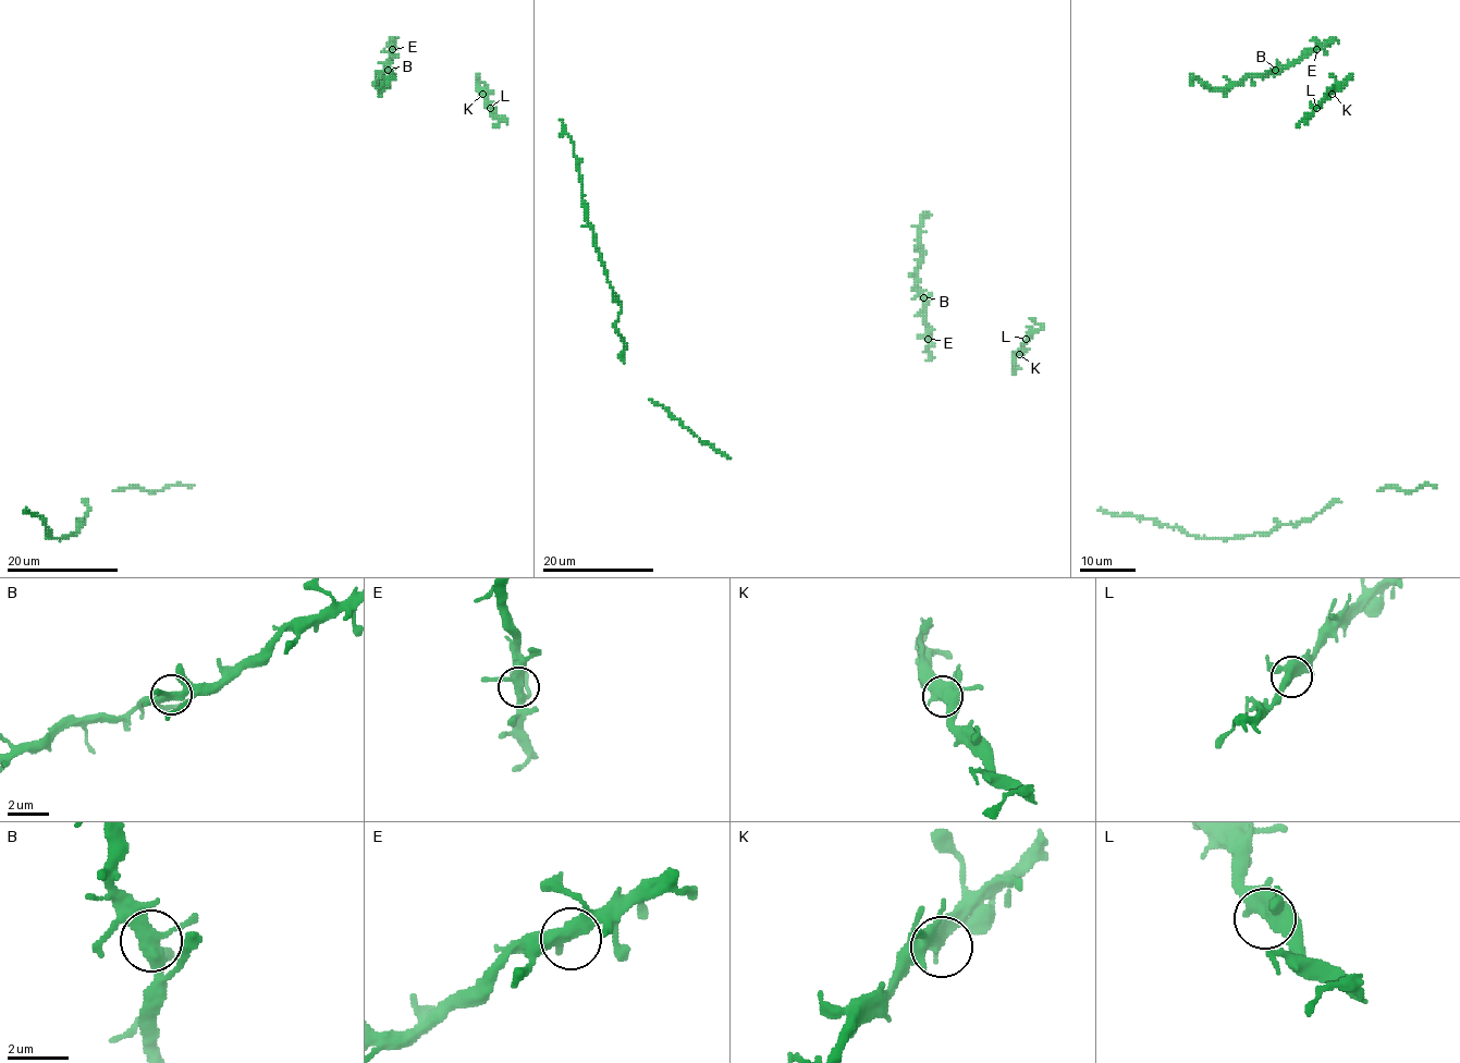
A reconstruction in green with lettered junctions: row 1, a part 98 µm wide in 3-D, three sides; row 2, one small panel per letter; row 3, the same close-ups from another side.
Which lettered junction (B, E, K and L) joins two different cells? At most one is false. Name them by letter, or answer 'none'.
none

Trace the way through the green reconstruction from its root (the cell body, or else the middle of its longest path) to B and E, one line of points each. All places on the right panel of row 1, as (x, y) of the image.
B: (1253, 86), (1253, 77), (1275, 69)
E: (1253, 86), (1253, 77), (1289, 68), (1305, 52), (1316, 49)

